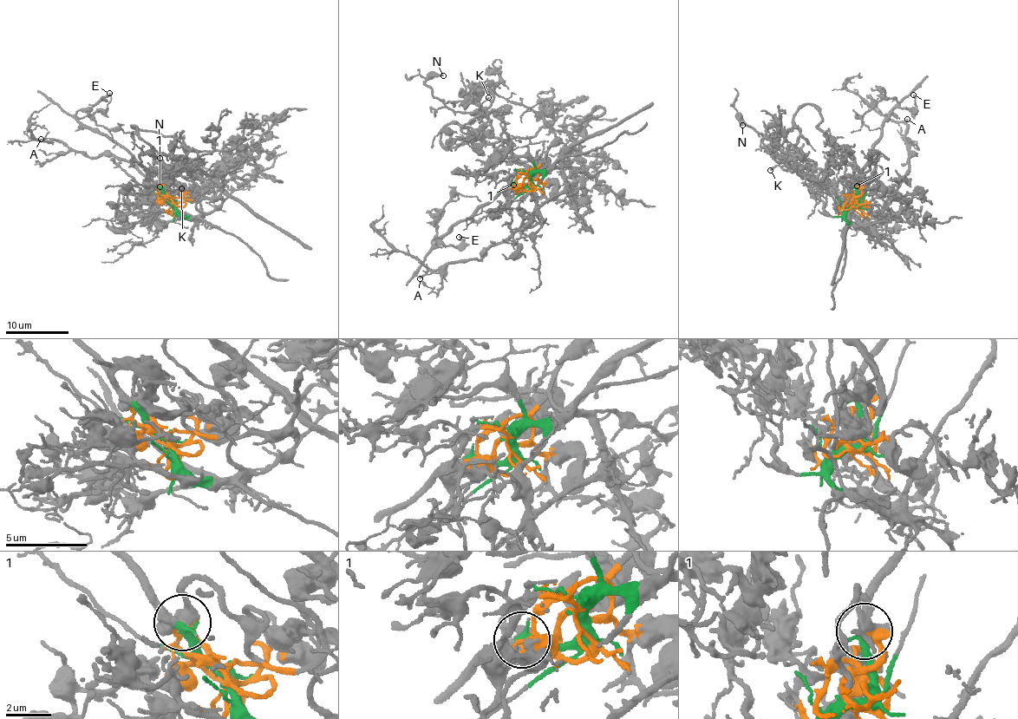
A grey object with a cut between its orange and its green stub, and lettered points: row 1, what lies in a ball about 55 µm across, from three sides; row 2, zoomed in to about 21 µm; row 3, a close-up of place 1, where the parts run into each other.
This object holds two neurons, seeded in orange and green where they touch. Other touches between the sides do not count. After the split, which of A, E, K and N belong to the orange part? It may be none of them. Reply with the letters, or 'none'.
K, N

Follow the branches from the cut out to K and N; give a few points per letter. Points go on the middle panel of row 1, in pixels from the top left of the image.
K: (528, 179), (487, 171), (512, 153), (505, 141), (484, 141), (487, 118), (479, 106), (488, 96)
N: (528, 179), (487, 171), (512, 147), (484, 141), (488, 119), (454, 113), (432, 94), (428, 78), (443, 75)

